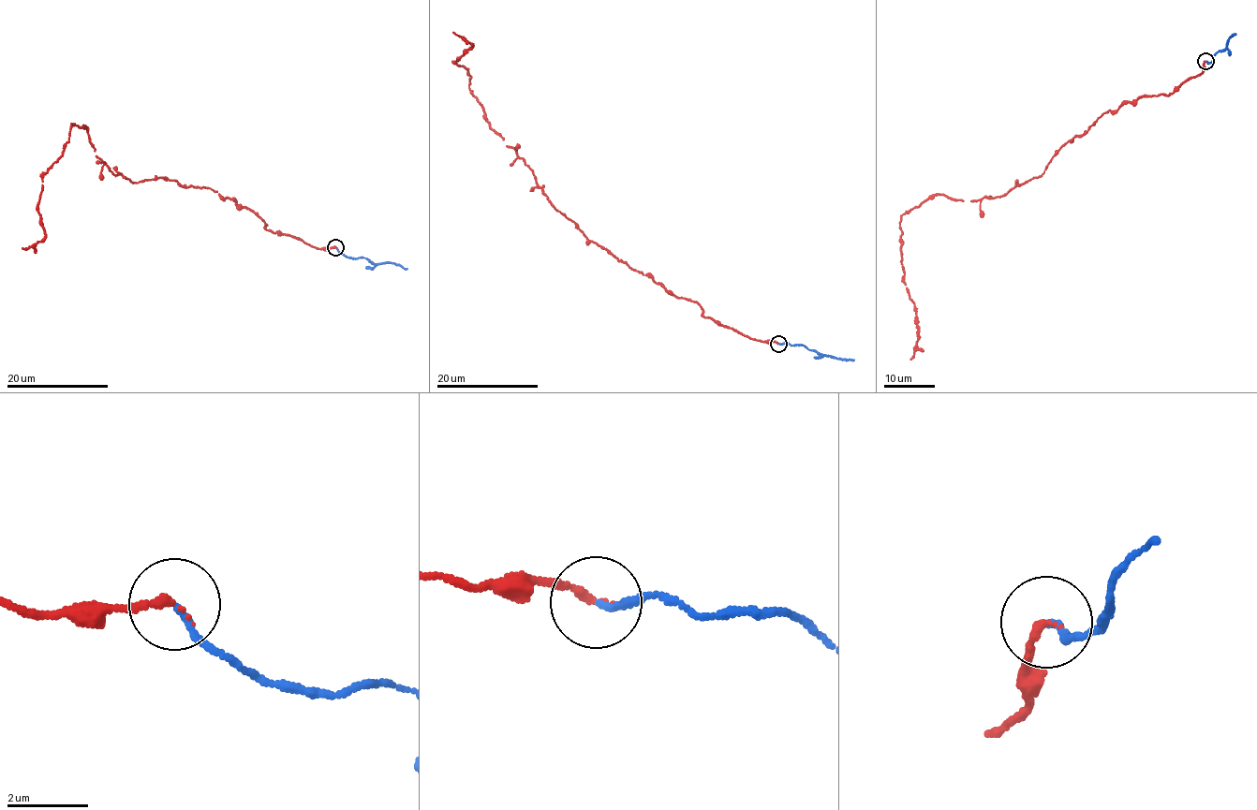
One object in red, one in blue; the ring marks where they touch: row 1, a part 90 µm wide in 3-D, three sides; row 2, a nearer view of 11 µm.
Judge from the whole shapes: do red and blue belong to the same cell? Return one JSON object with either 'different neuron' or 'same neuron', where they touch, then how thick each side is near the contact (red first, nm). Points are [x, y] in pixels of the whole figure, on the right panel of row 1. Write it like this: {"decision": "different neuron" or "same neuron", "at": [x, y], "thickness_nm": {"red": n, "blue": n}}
{"decision": "same neuron", "at": [1205, 61], "thickness_nm": {"red": 190, "blue": 140}}

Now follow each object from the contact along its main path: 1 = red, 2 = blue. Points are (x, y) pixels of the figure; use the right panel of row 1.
1: (1205, 61), (1169, 95), (1101, 116), (1002, 196), (937, 194), (902, 215), (917, 332), (909, 359)
2: (1205, 61), (1209, 63), (1217, 51), (1226, 48), (1235, 34)

